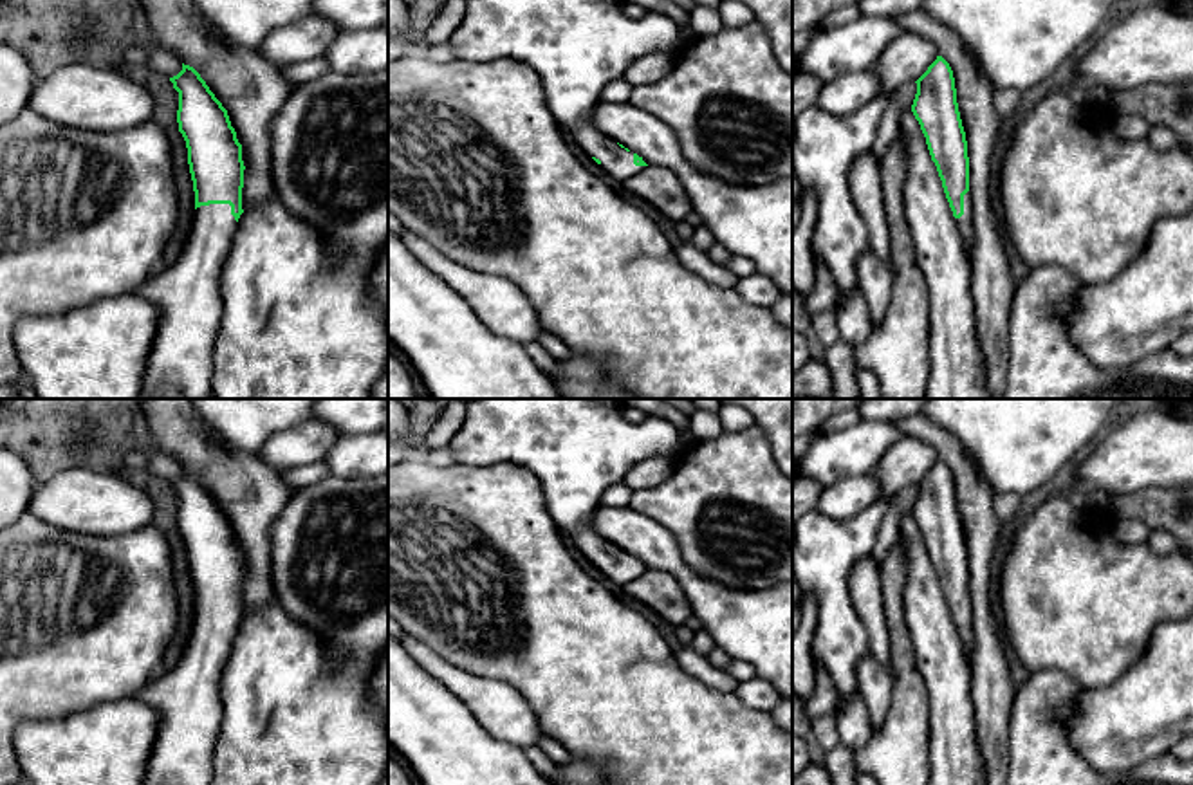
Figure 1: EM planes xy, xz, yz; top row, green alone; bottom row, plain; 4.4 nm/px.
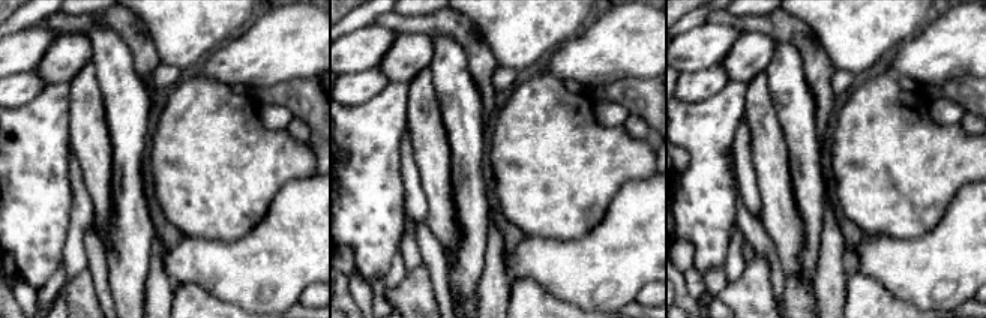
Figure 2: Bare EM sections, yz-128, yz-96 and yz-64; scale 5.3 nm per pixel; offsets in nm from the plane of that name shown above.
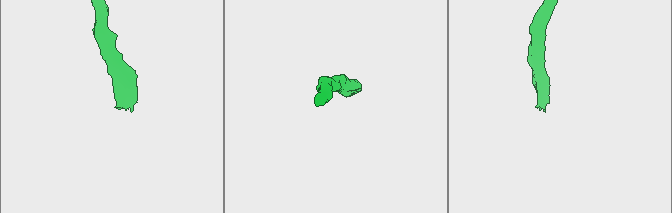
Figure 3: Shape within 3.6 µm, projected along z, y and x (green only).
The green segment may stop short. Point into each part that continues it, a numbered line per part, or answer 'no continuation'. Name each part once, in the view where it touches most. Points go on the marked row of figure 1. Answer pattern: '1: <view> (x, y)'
1: xy (188, 295)

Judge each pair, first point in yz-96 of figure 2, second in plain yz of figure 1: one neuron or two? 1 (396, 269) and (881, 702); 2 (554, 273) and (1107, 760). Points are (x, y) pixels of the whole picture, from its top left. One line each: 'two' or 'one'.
1: one
2: one

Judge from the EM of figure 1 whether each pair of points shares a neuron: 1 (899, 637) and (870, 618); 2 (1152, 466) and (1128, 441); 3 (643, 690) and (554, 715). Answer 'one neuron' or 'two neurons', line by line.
1: two neurons
2: one neuron
3: one neuron

